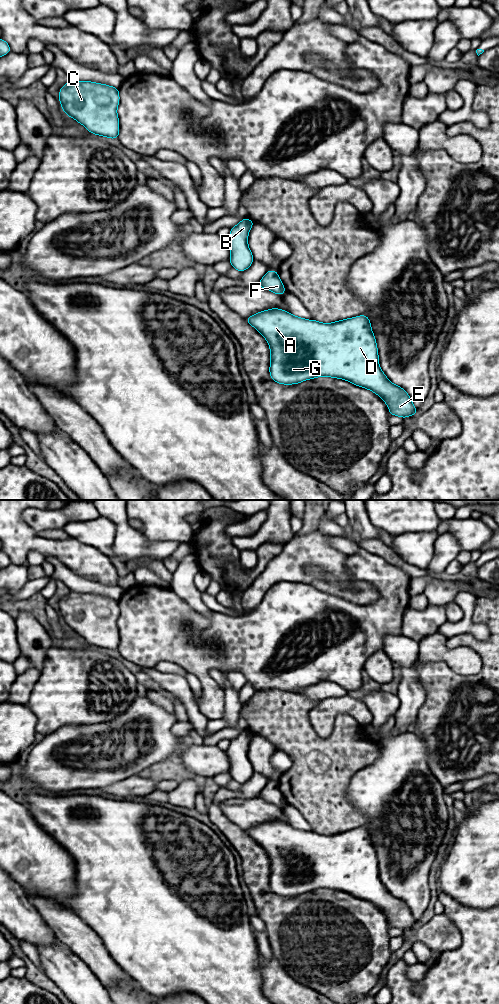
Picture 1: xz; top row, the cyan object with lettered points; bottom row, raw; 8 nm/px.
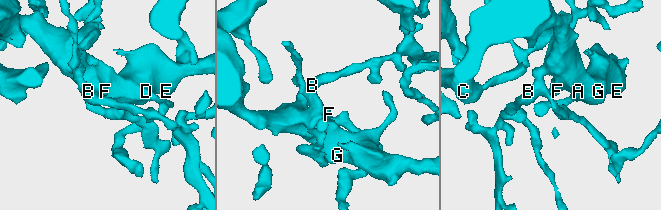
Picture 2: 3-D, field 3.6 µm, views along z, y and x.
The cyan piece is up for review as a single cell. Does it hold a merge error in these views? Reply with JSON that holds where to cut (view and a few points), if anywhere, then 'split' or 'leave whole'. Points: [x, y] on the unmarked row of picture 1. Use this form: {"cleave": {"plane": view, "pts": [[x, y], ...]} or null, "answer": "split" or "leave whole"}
{"cleave": null, "answer": "leave whole"}

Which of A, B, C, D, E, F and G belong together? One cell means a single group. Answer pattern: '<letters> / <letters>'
A B C D E F G

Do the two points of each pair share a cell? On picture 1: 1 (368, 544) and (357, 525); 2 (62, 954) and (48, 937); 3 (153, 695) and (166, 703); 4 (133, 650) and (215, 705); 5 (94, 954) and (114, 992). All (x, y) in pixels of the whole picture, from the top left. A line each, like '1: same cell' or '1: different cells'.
1: different cells
2: different cells
3: same cell
4: same cell
5: different cells

